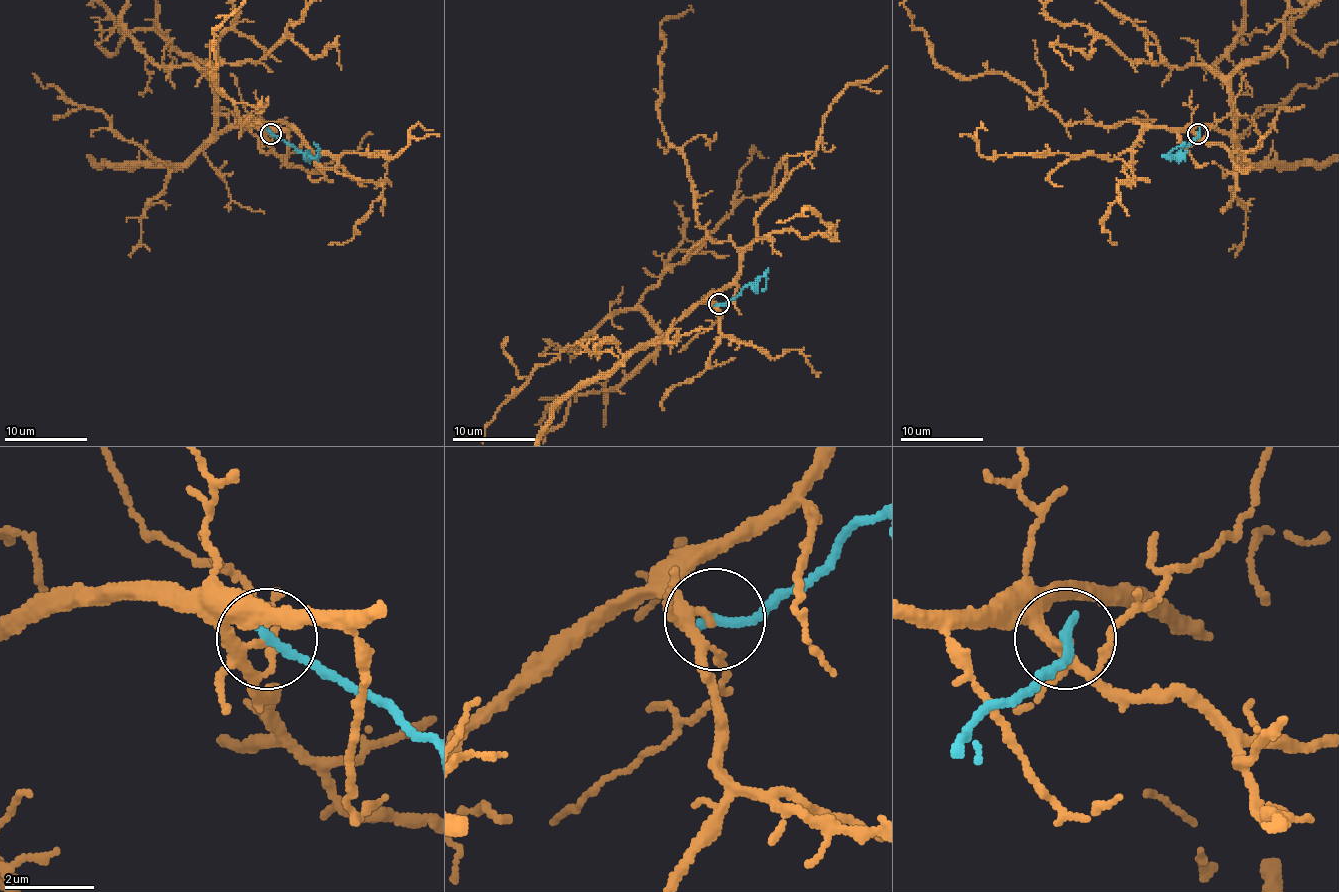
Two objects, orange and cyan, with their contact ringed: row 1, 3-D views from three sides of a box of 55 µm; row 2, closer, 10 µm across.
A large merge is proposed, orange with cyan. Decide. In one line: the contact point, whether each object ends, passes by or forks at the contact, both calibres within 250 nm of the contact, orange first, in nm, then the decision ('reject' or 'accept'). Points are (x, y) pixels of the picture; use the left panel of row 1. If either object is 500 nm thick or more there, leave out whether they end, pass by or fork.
at (270, 133); orange forks there; cyan ends there; 180 nm thick on the orange side, 240 nm on the other; reject

